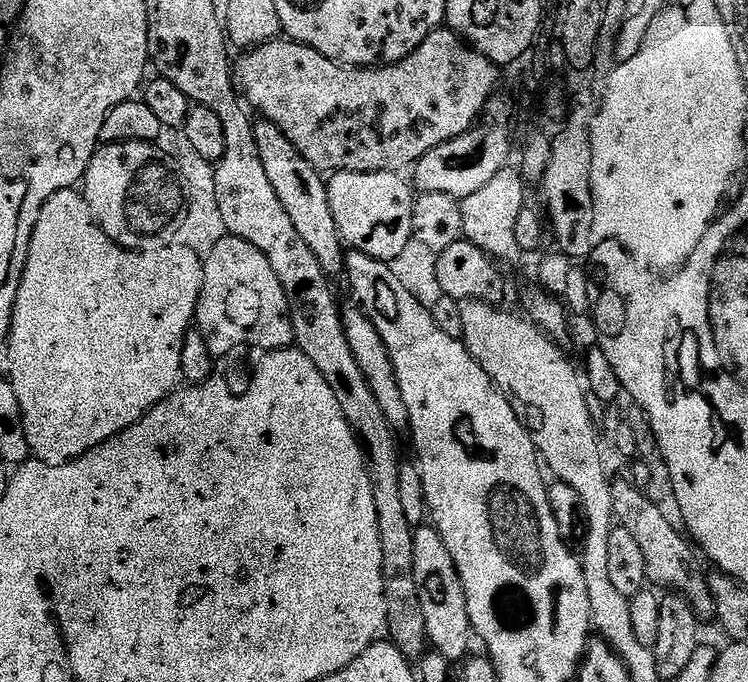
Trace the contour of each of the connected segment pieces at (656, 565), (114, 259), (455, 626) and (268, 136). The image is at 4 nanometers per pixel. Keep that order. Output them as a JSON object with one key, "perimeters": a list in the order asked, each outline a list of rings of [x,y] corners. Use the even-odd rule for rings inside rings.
{"perimeters":[[[[613,479],[611,486],[612,515],[615,523],[625,528],[638,541],[642,558],[646,561],[648,584],[657,589],[664,588],[662,590],[669,593],[676,593],[689,603],[701,621],[711,621],[716,614],[714,598],[708,589],[705,569],[700,569],[701,557],[690,543],[689,537],[679,527],[676,529],[671,518],[647,496],[649,493],[645,489],[637,488],[631,479]]],[[[66,187],[61,192],[53,192],[52,197],[42,206],[38,222],[32,231],[32,241],[28,247],[28,261],[20,273],[20,289],[12,301],[12,329],[8,331],[8,372],[7,379],[18,394],[18,406],[22,406],[22,418],[26,426],[28,451],[35,459],[50,466],[62,466],[77,460],[82,454],[94,450],[102,442],[114,438],[131,424],[137,424],[145,412],[160,403],[181,383],[182,342],[194,324],[196,304],[203,288],[204,260],[191,248],[169,246],[154,248],[151,252],[137,252],[115,244],[108,235],[96,225],[88,203],[79,191]]],[[[421,526],[413,531],[412,537],[414,582],[418,582],[418,598],[422,598],[422,614],[426,614],[428,643],[442,658],[453,662],[463,661],[469,655],[468,647],[472,640],[474,644],[474,633],[468,617],[466,594],[454,566],[454,558],[450,558],[450,550],[446,550],[446,542],[442,542],[435,527]]],[[[263,118],[257,119],[254,124],[254,142],[258,142],[258,158],[262,158],[262,166],[266,175],[270,177],[270,186],[274,186],[274,194],[278,194],[278,202],[282,202],[286,214],[290,214],[290,222],[294,222],[294,230],[302,234],[302,242],[314,250],[314,258],[318,258],[318,266],[329,278],[339,277],[344,271],[346,245],[341,240],[333,214],[331,214],[328,185],[320,169],[310,166],[302,154],[282,134],[274,122]]]]}

